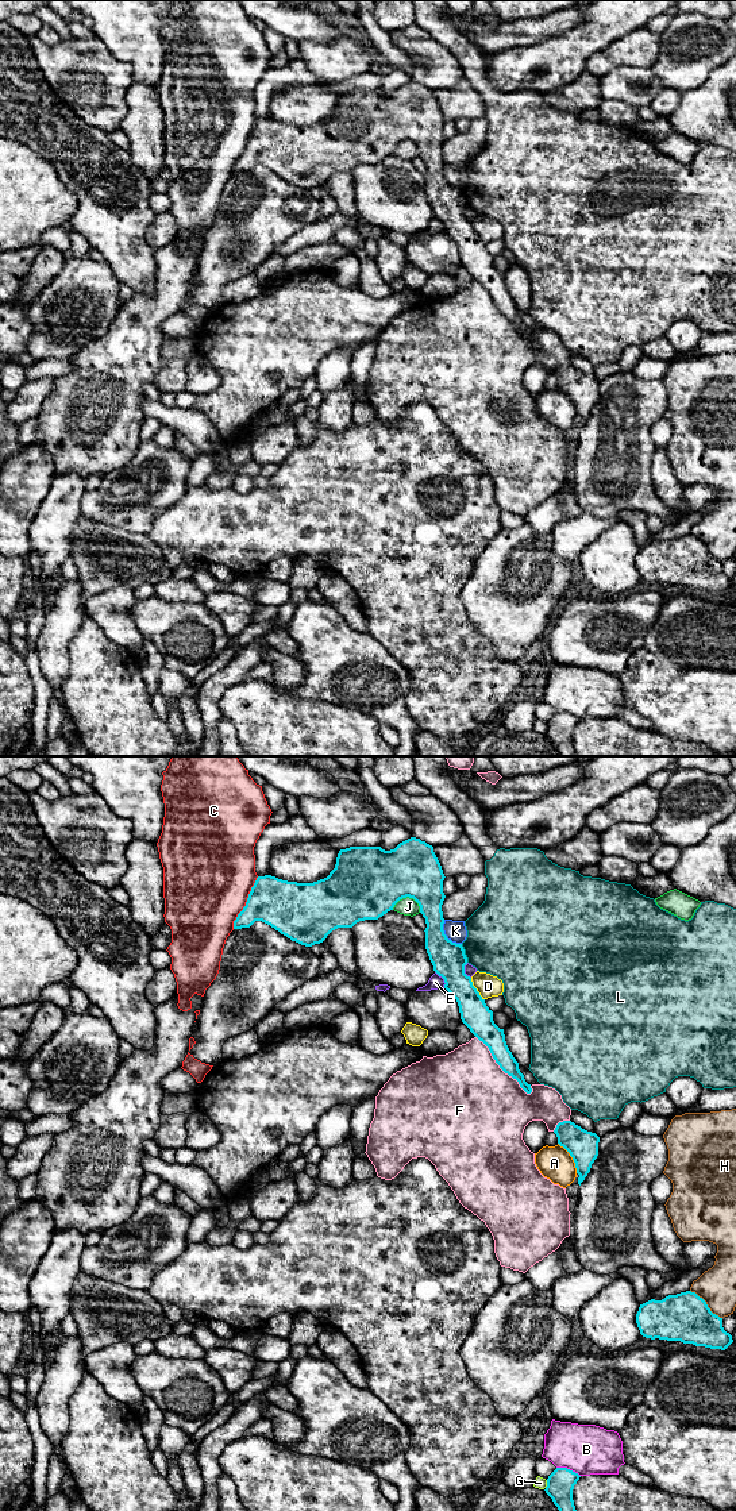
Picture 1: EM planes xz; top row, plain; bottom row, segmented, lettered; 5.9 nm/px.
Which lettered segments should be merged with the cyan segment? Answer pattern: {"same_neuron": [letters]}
{"same_neuron": []}

